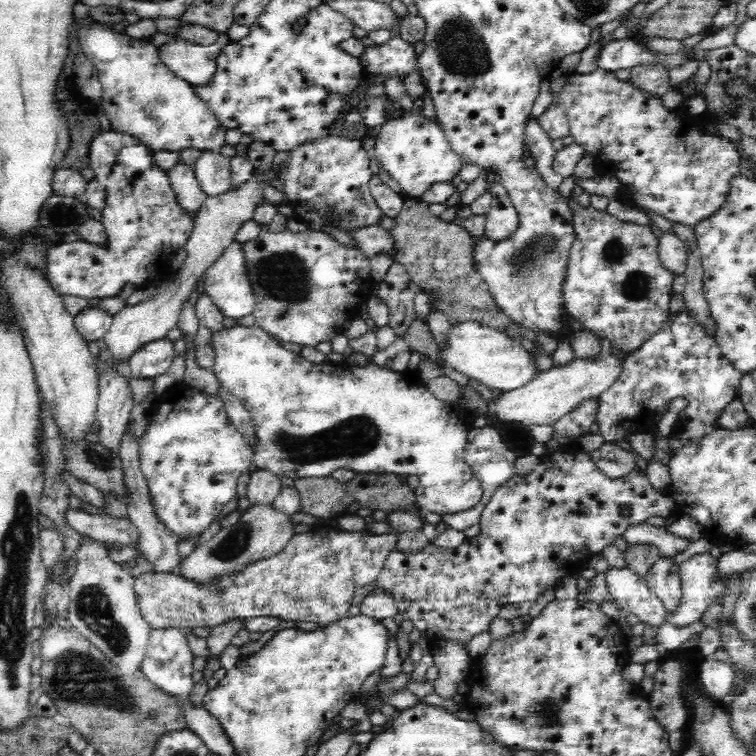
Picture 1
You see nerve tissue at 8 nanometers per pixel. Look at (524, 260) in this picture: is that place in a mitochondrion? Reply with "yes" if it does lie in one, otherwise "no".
yes

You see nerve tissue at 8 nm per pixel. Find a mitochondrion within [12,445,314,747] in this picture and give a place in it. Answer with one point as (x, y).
(77, 678)

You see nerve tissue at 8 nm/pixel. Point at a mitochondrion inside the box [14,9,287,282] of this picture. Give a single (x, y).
(68, 213)

